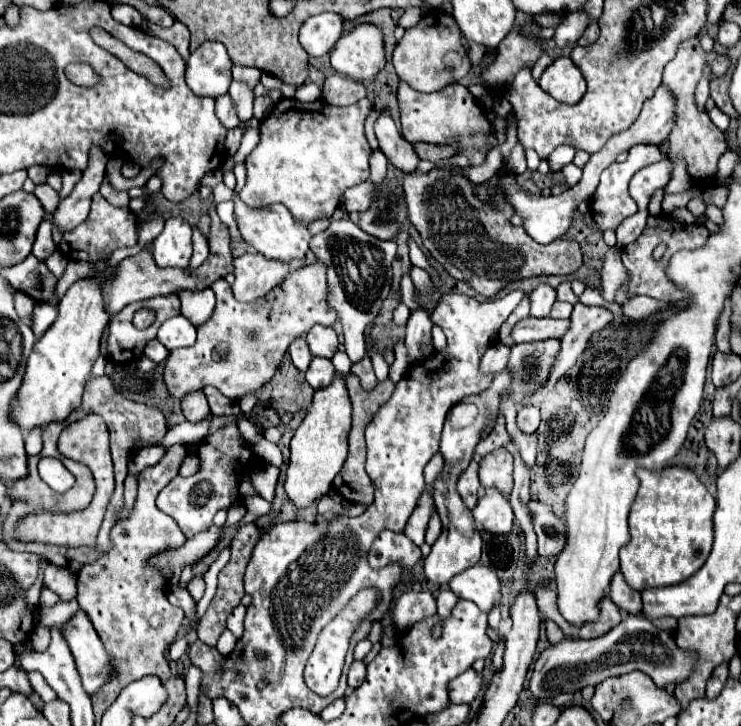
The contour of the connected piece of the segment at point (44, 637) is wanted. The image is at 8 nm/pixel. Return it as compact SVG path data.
M35 626L31 642L33 642L33 649L37 652L47 650L49 642L51 642L51 630L47 626Z

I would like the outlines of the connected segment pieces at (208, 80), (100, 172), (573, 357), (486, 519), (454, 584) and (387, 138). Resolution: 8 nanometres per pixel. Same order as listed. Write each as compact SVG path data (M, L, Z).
M219 42L201 44L191 52L187 60L187 86L197 96L219 98L228 91L232 82L232 61L227 56L227 48Z
M93 156L89 160L87 170L83 172L83 178L75 184L73 192L59 204L55 212L55 226L63 232L79 226L89 216L91 198L99 192L99 186L105 178L105 164L93 164Z
M581 302L575 304L575 310L569 318L571 326L567 330L567 336L563 336L563 340L561 340L561 352L555 360L555 366L553 366L555 370L551 372L551 378L545 386L545 390L549 390L557 382L557 378L561 378L577 362L577 358L589 346L591 336L595 332L603 330L611 318L613 318L613 314L607 308L585 306Z
M485 488L473 508L475 522L491 534L507 536L513 528L513 508L509 500L495 488Z
M471 566L449 582L457 598L475 602L483 612L493 610L501 600L501 582L497 574L485 566Z
M381 114L375 122L375 134L379 140L379 148L385 152L385 156L401 170L413 172L417 168L419 156L415 154L413 146L399 134L393 118L389 114Z

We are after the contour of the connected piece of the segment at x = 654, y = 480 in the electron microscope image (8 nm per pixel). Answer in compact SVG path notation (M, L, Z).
M683 466L655 474L639 468L639 492L629 512L631 542L621 550L621 572L633 590L675 586L691 578L707 560L713 544L715 498L699 478Z

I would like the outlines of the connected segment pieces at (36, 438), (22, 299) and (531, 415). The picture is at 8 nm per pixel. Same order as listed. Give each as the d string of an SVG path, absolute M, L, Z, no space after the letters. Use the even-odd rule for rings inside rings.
M31 430L25 436L25 448L29 456L37 456L41 452L41 430Z
M19 292L19 296L15 296L15 308L17 308L17 314L21 318L29 318L29 326L31 326L31 316L33 316L33 298L31 296L25 296L23 292Z
M523 406L517 412L517 426L523 434L533 434L539 428L539 410L535 406Z

